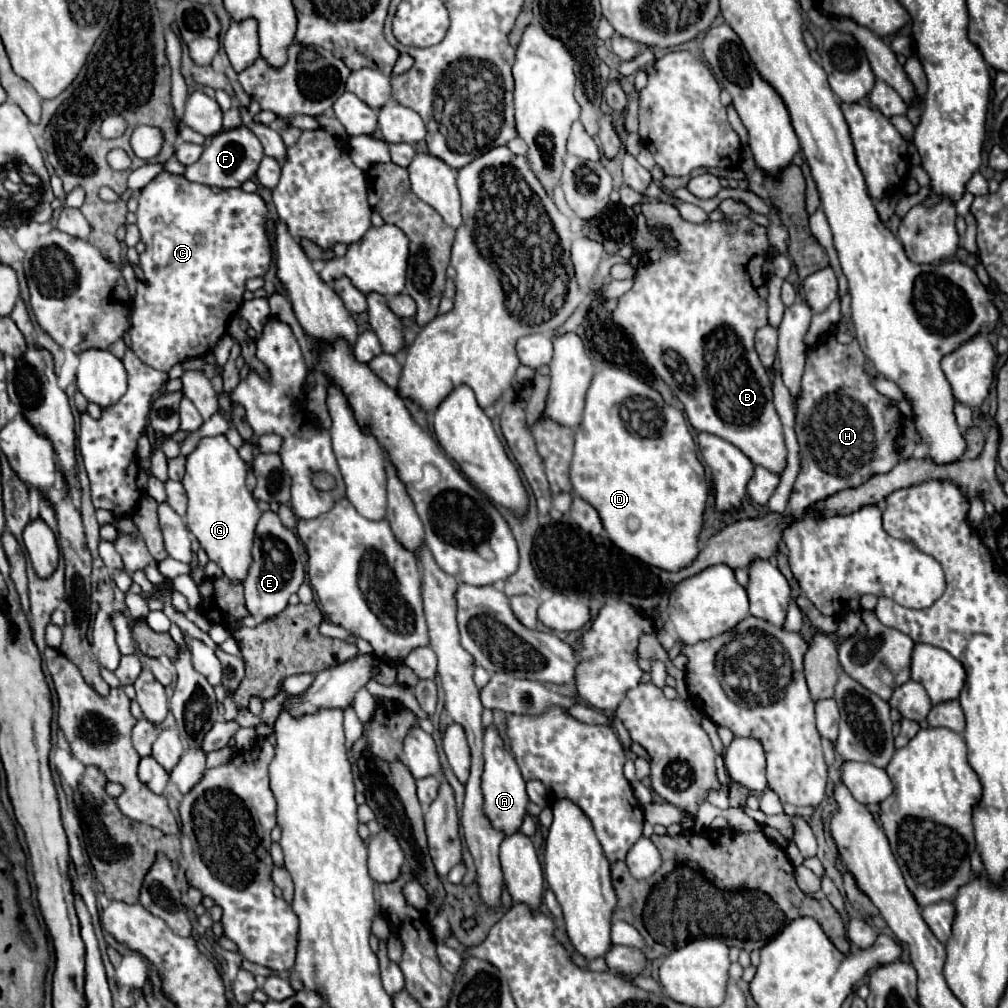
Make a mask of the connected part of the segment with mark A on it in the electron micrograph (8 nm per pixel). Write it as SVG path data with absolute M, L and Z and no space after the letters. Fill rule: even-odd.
M495 728L485 730L483 758L485 758L485 768L483 768L483 776L481 776L483 812L489 818L491 826L495 826L495 830L503 830L505 836L517 834L521 830L523 818L527 814L529 798L527 798L527 792L525 792L525 780L521 778L519 766L517 766L515 758L511 756L511 752L503 748L503 742L501 742Z

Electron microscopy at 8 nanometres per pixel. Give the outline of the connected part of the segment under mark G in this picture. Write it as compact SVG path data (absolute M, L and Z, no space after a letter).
M225 434L201 438L197 448L187 456L185 476L181 484L185 486L189 508L187 508L187 528L201 542L209 560L219 564L227 578L233 582L243 582L251 564L251 544L255 534L255 524L261 516L255 498L245 488L247 464L233 448Z

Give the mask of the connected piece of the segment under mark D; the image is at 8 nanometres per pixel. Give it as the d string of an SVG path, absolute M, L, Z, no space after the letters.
M619 368L597 372L585 396L583 420L575 428L575 454L569 468L573 490L595 506L611 542L623 552L669 572L695 560L709 490L685 416L675 406L665 404L657 390Z

